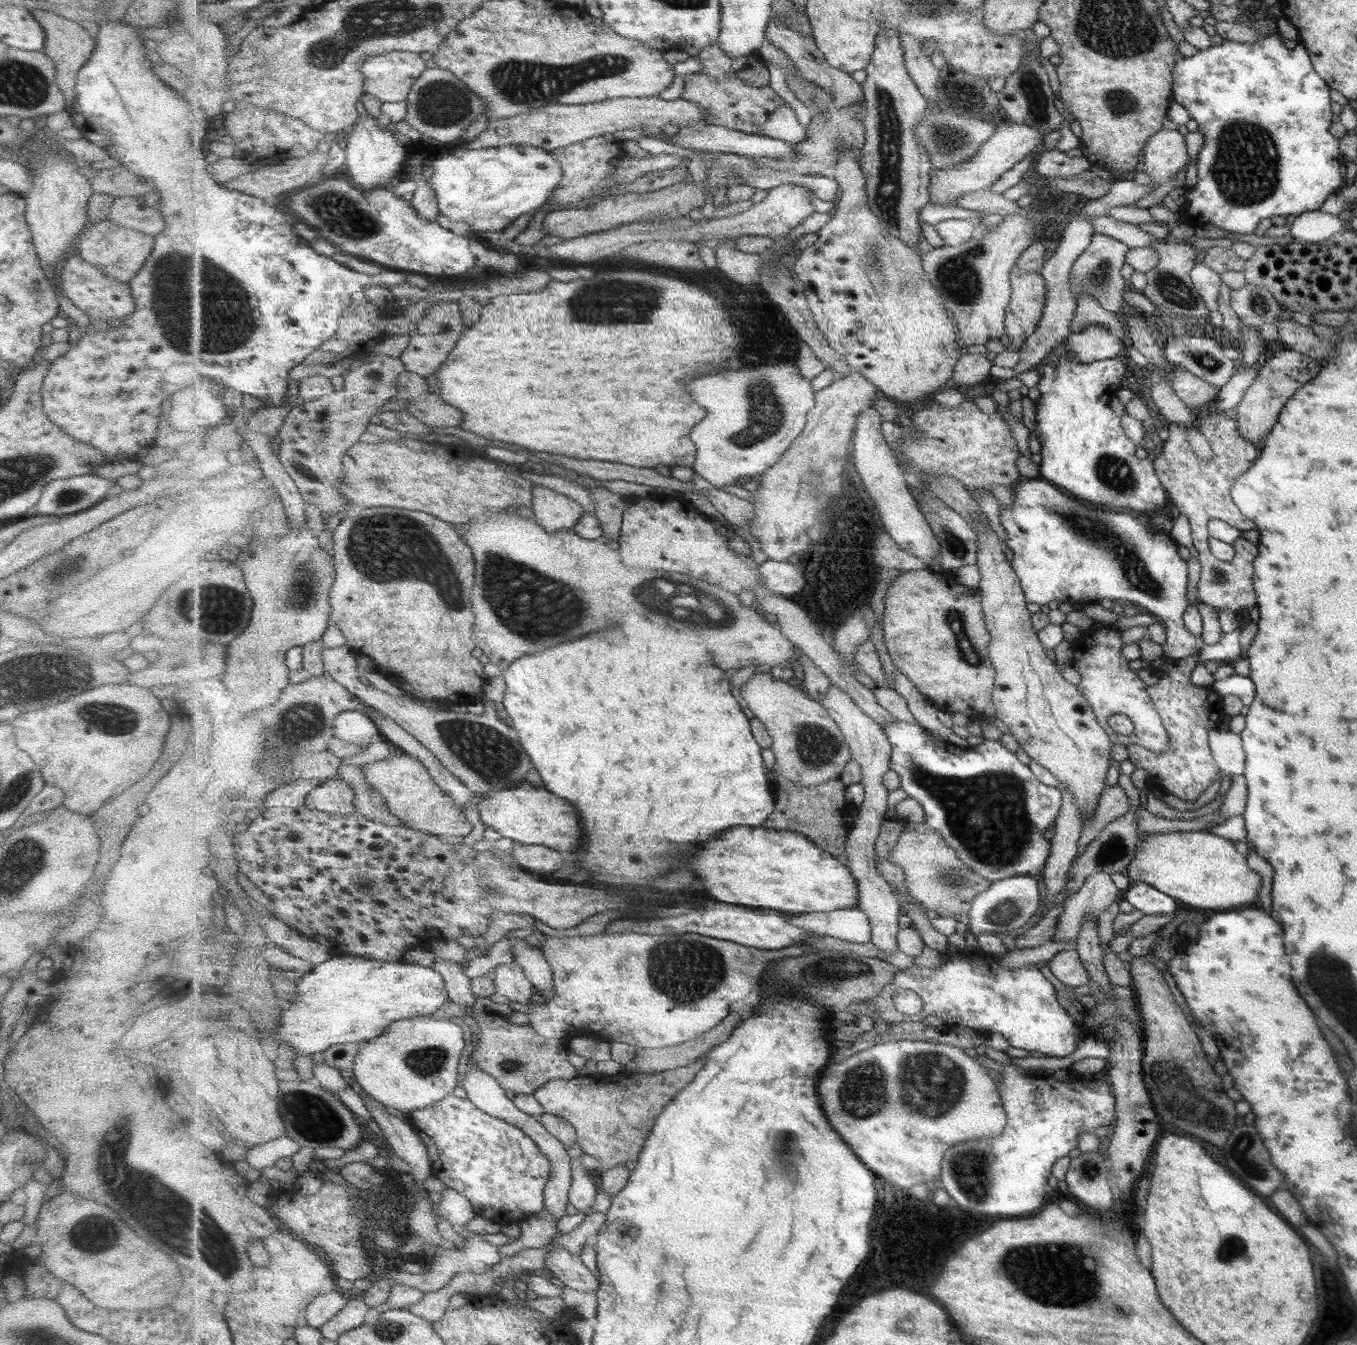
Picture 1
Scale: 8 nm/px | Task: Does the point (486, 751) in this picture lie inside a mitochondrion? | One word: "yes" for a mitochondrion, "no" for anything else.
yes

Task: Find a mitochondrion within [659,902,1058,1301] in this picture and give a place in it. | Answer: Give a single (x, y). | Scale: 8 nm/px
(932, 1084)

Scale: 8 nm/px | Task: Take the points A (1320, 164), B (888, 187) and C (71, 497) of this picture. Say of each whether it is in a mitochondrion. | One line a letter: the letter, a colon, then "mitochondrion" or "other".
A: other
B: mitochondrion
C: mitochondrion

